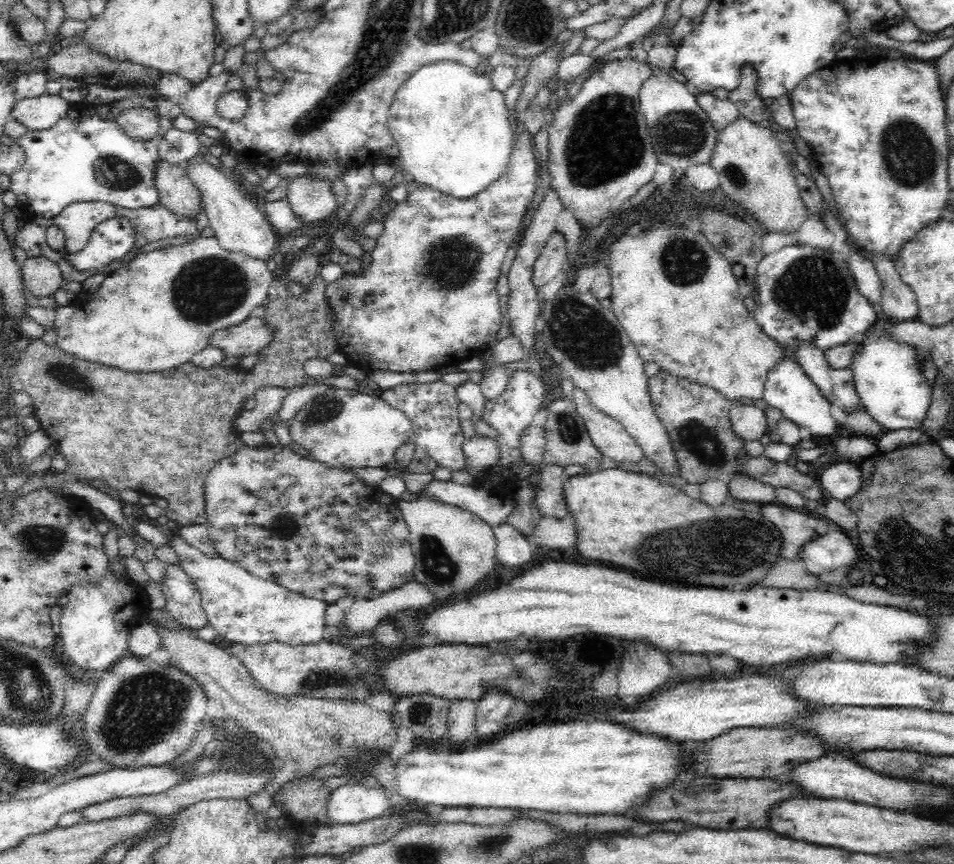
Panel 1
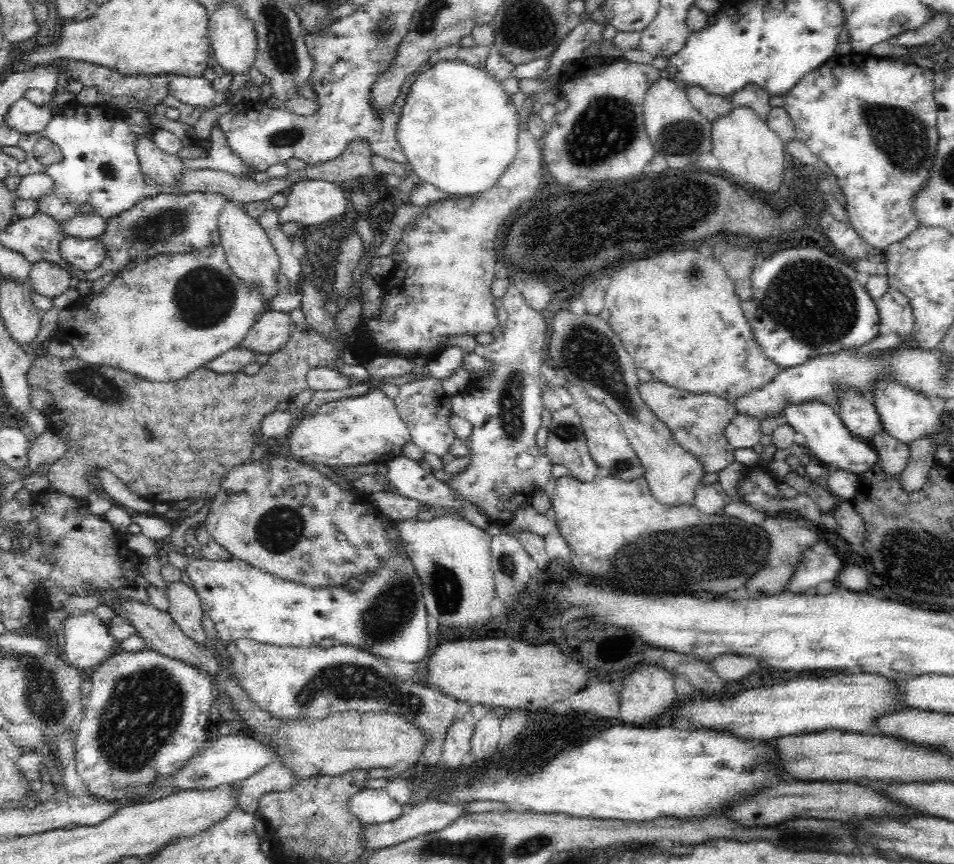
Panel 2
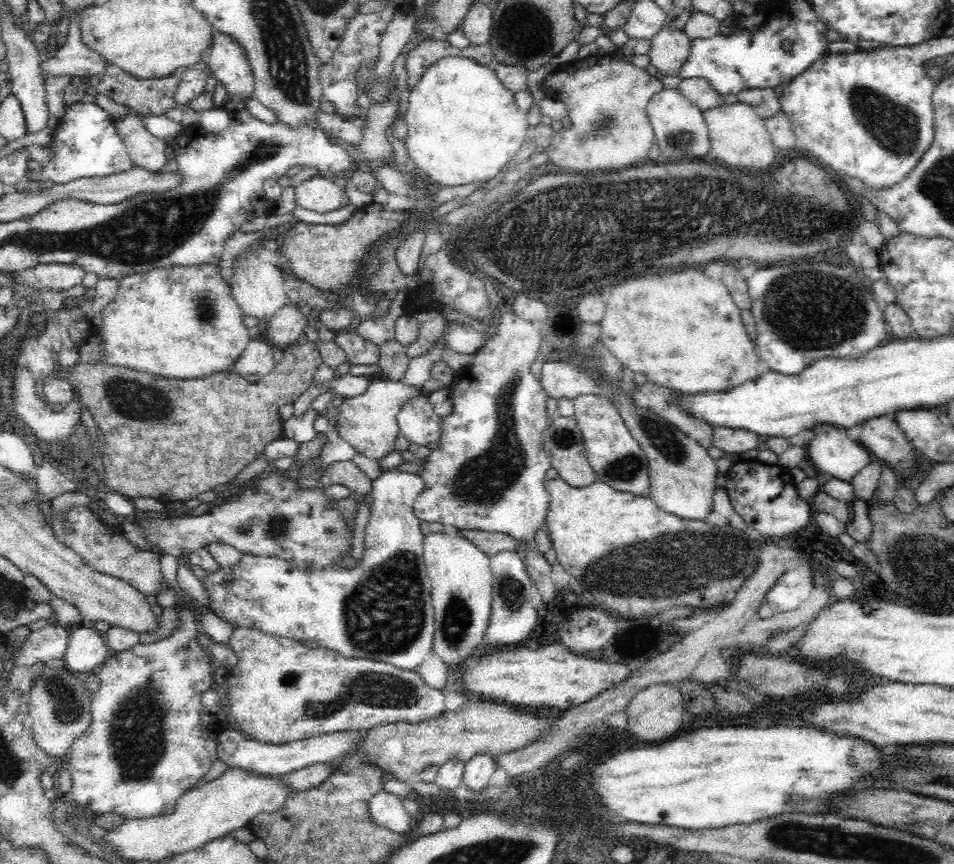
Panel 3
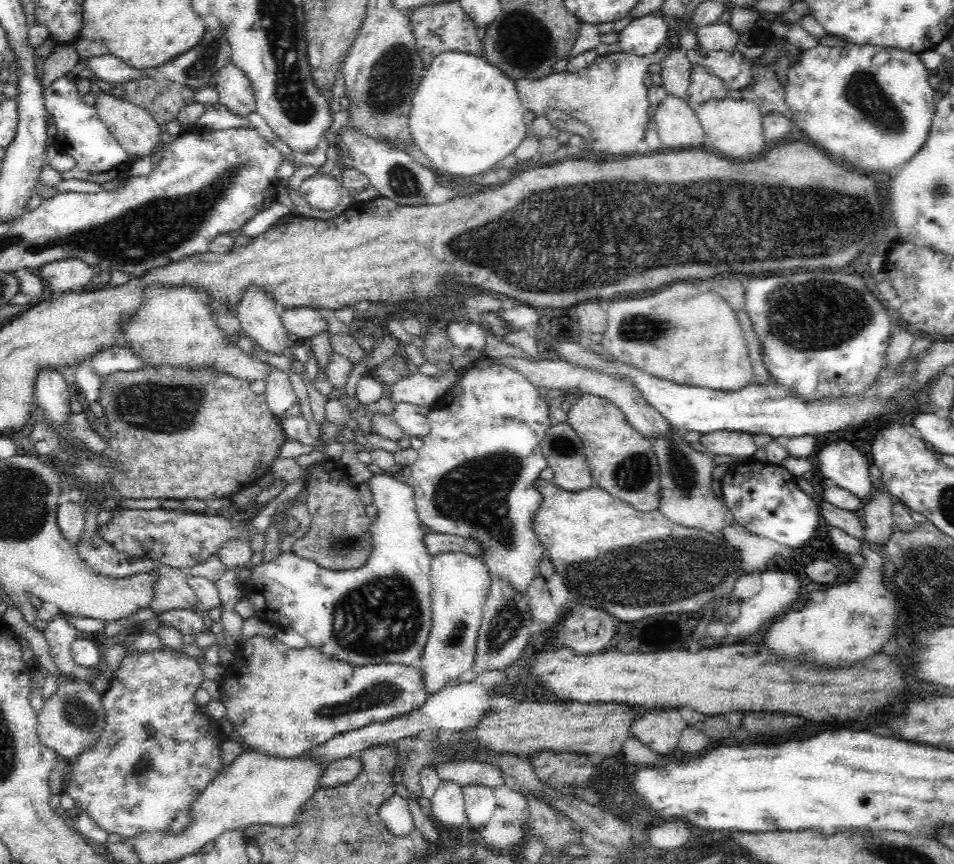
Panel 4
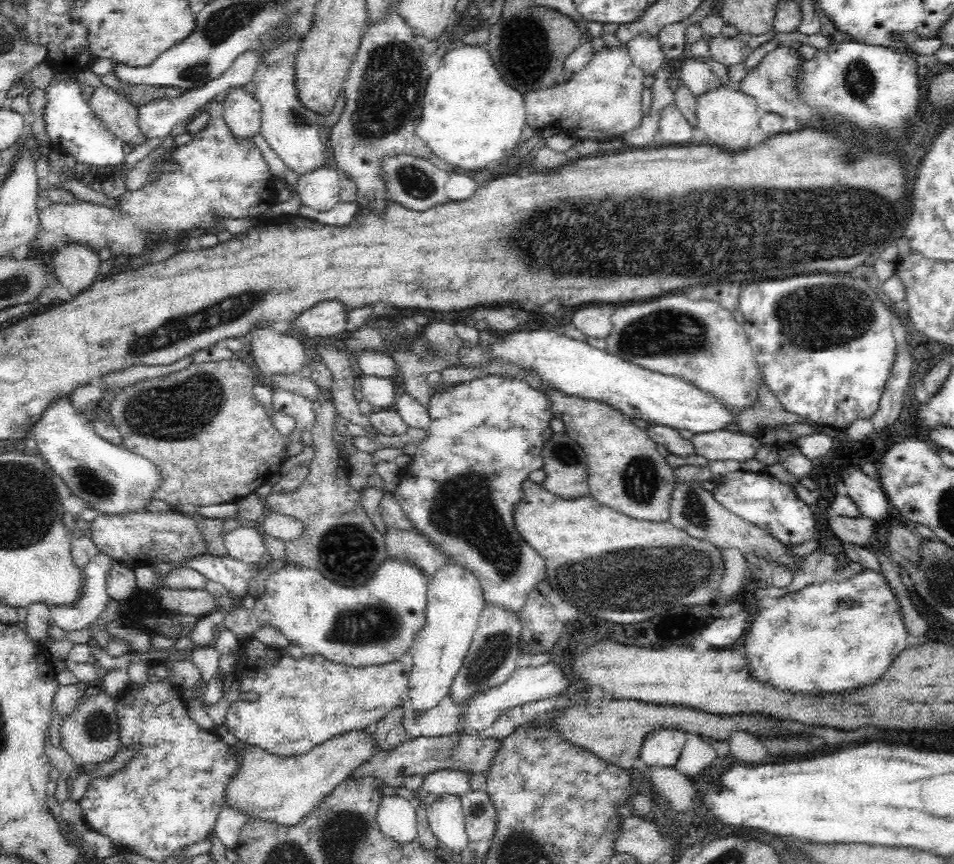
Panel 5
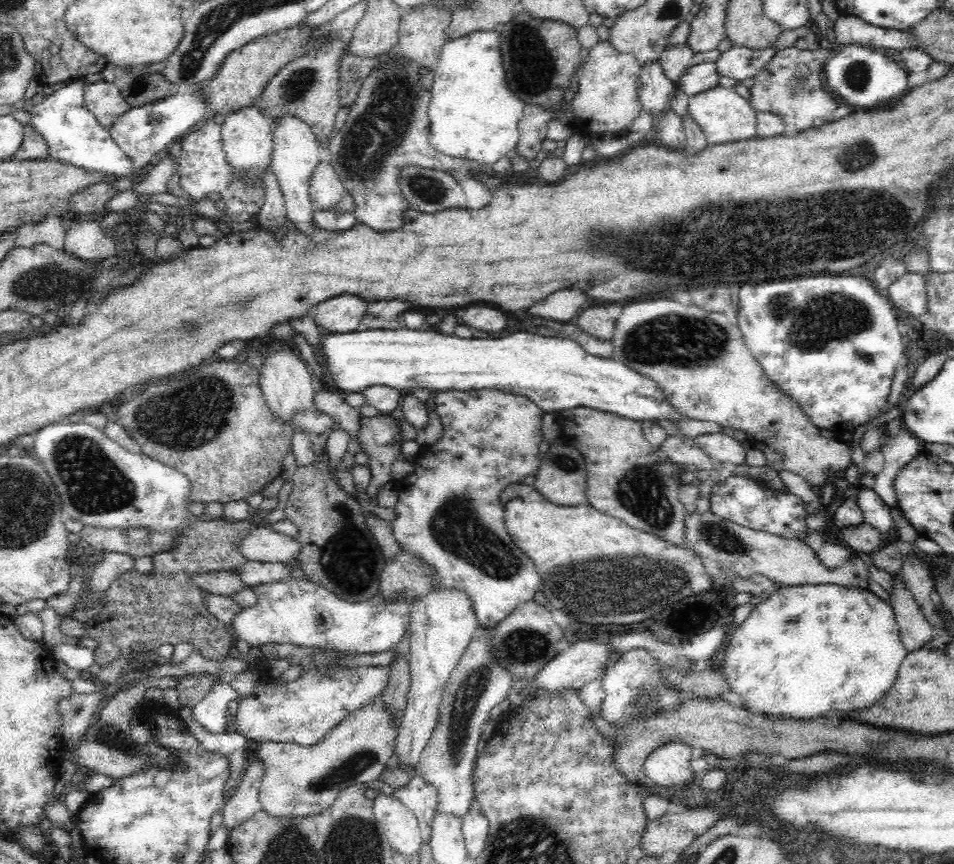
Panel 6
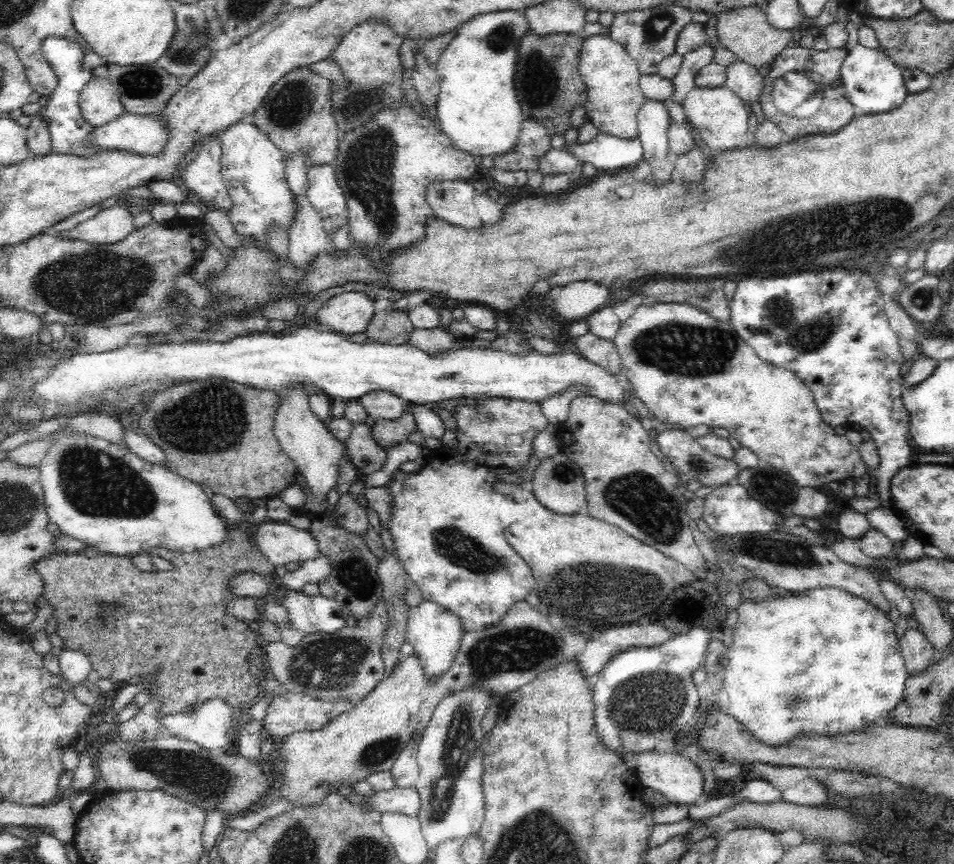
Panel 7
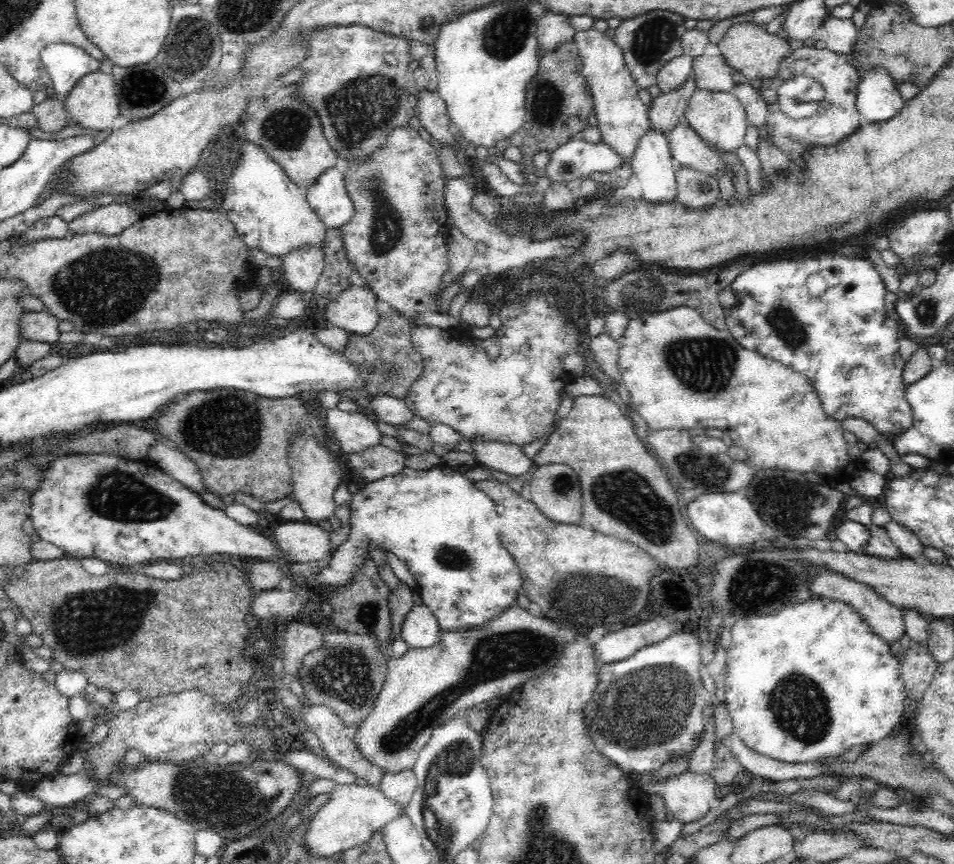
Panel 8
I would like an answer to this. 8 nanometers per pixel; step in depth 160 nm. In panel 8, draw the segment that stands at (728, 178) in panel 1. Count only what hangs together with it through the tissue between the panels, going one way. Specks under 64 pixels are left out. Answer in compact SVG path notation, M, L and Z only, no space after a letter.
M695 89L694 94L688 98L684 118L701 139L713 144L724 153L736 151L743 146L748 119L741 102L731 92L710 92L704 89Z

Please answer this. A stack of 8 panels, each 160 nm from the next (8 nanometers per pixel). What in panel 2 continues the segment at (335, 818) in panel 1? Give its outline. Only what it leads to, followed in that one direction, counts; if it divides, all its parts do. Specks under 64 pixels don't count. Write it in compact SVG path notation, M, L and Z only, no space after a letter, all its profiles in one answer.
M382 788L357 792L347 804L349 811L366 825L392 822L406 810Z

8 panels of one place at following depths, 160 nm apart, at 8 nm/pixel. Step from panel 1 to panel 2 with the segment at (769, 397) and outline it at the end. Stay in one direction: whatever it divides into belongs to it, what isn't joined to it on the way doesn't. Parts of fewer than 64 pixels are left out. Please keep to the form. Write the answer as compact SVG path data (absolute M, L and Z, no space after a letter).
M804 401L799 405L788 404L784 409L784 420L795 432L805 436L805 446L814 456L828 466L859 475L870 470L878 462L875 449L868 443L863 443L851 435L841 417L832 407L820 401Z

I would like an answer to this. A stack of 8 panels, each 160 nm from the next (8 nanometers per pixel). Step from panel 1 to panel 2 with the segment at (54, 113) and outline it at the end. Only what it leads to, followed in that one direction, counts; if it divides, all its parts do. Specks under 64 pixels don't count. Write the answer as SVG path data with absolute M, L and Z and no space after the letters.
M24 97L19 98L8 108L4 122L22 135L34 135L44 130L51 120L50 112L45 105L38 107Z

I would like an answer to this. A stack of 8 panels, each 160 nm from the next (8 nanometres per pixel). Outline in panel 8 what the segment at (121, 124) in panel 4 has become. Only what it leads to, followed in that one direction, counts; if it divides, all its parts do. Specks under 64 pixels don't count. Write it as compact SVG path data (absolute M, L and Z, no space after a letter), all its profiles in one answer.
M98 70L84 74L76 80L76 84L68 90L68 96L64 104L69 120L74 120L84 128L92 130L109 130L111 131L114 118L119 116L119 104L115 91L115 78L113 73L104 73Z

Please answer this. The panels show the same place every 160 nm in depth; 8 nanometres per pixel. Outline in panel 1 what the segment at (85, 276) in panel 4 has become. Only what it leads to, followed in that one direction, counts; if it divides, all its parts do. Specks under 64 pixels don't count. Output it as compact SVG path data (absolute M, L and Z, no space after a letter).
M28 257L22 266L22 279L33 297L54 296L63 282L60 268L43 257Z

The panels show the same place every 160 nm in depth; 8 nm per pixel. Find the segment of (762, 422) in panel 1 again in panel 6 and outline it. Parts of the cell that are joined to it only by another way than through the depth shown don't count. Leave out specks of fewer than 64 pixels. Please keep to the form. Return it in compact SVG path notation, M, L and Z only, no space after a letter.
M722 432L708 433L695 438L695 443L713 460L734 467L744 464L745 450L734 438Z

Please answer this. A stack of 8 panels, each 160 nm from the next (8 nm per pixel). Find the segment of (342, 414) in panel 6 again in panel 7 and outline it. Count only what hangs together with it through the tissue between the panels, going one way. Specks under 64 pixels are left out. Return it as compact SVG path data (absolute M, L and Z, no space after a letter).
M354 426L345 442L346 458L356 467L360 477L380 470L387 459L387 449L380 446L371 428Z

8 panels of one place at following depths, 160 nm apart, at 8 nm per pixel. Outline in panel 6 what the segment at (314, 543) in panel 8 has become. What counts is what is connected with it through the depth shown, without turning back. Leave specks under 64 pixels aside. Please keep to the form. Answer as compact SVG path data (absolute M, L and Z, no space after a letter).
M262 524L242 542L242 553L257 563L288 563L297 560L301 544L297 537L286 536Z

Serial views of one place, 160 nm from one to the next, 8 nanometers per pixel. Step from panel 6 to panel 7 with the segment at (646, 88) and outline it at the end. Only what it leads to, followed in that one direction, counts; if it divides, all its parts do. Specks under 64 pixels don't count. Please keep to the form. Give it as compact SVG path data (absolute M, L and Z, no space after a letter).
M645 100L642 108L638 113L638 140L642 145L642 160L649 165L649 174L652 180L655 181L669 181L674 179L675 163L668 160L669 152L669 138L667 135L671 118L666 111L666 106L662 101Z

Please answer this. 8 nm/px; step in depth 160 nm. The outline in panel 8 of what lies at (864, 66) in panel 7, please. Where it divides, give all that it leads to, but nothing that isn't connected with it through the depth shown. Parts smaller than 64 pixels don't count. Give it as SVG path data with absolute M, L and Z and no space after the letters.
M870 70L866 72L864 80L857 84L857 109L862 114L862 120L866 123L876 124L890 120L896 113L904 108L905 102L900 96L899 89L896 88L895 81L888 76L884 70Z

